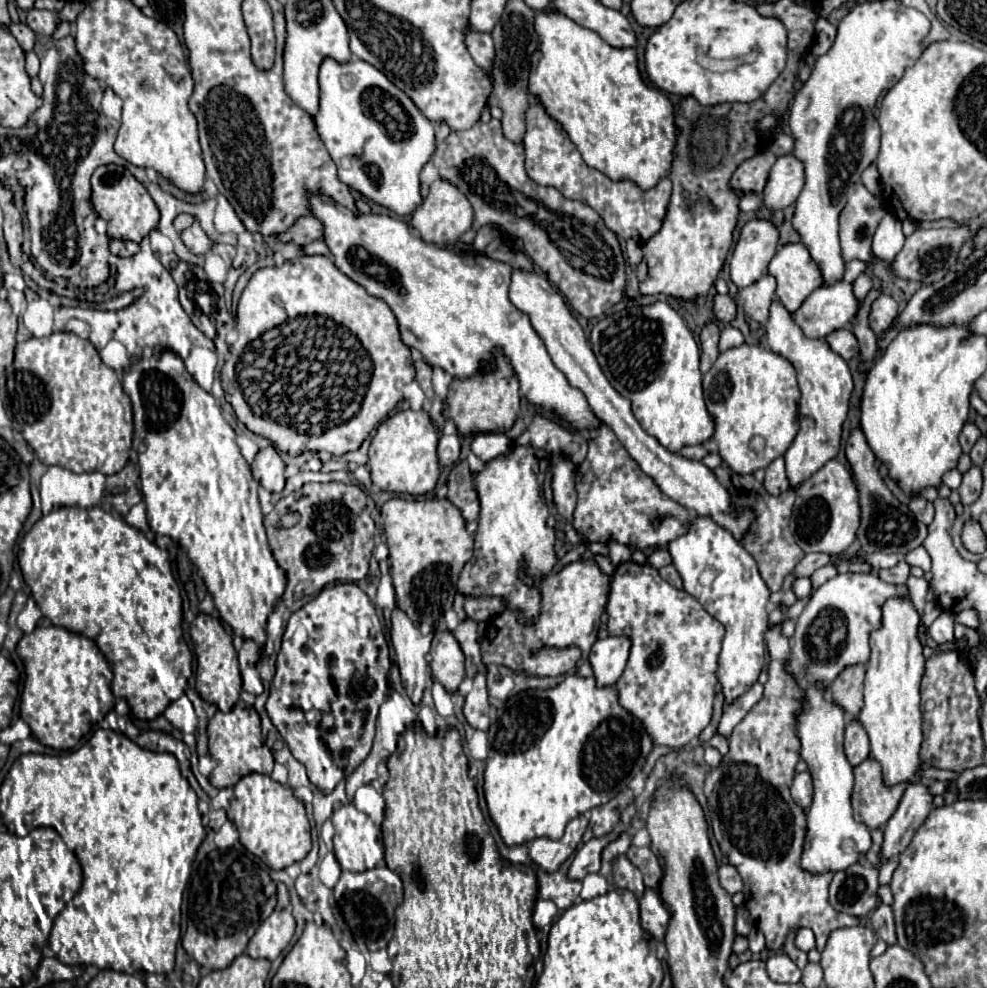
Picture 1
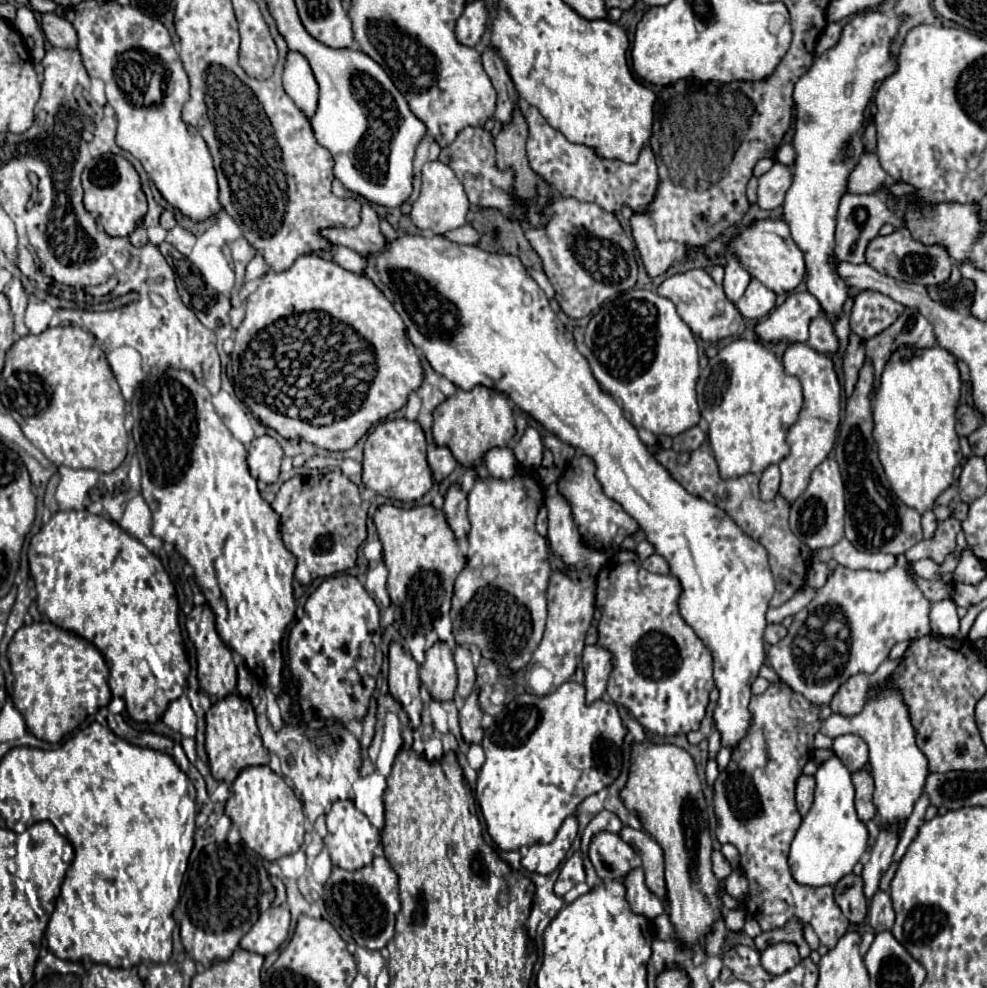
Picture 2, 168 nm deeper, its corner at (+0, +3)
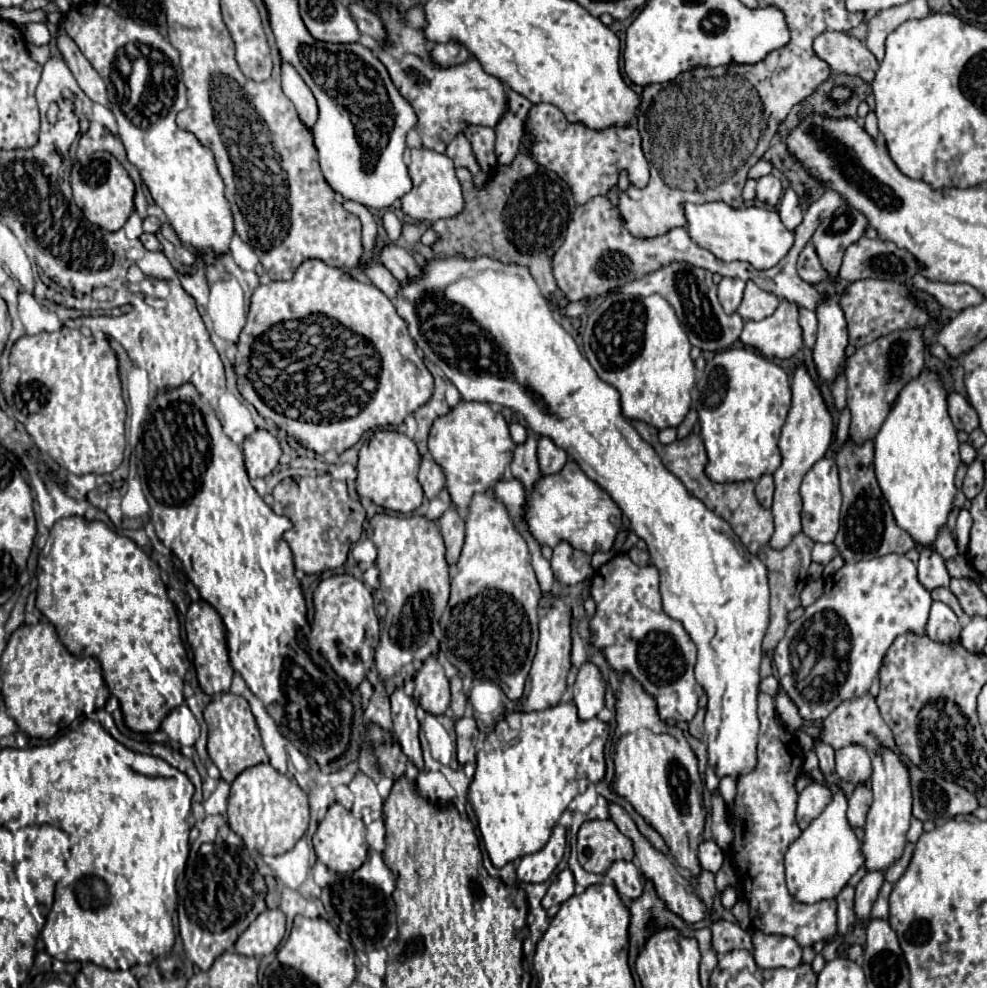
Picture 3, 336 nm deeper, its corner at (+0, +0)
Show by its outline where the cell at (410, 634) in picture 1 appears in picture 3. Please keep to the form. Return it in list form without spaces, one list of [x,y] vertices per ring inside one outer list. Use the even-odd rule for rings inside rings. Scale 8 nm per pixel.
[[[397,687],[391,693],[391,715],[393,715],[393,733],[403,749],[403,753],[415,763],[417,769],[423,767],[421,747],[419,747],[419,721],[417,721],[417,703],[409,697],[403,687]]]

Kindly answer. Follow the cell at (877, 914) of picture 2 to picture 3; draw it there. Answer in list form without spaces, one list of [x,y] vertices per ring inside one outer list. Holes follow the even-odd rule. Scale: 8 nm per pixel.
[[[885,881],[881,891],[879,891],[879,897],[873,905],[873,911],[871,911],[871,919],[889,919],[889,893],[891,893],[891,885]]]

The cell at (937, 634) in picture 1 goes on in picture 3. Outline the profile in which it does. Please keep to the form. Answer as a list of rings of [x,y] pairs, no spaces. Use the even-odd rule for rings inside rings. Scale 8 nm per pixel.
[[[935,601],[931,605],[931,615],[927,621],[927,637],[939,643],[947,643],[947,641],[957,641],[959,633],[961,625],[957,621],[957,615],[945,603]]]

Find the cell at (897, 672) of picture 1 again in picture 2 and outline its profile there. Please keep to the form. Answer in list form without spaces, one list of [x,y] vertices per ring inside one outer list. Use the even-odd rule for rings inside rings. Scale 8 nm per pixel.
[[[887,686],[879,692],[877,698],[871,698],[861,714],[851,718],[827,718],[821,724],[821,734],[829,738],[841,736],[841,732],[851,732],[861,736],[869,746],[869,766],[875,780],[875,792],[873,792],[873,804],[877,810],[877,816],[883,820],[883,826],[901,830],[905,826],[905,820],[911,816],[915,802],[923,794],[923,784],[929,774],[927,770],[927,758],[915,744],[915,730],[909,720],[909,710],[901,698],[901,694]]]

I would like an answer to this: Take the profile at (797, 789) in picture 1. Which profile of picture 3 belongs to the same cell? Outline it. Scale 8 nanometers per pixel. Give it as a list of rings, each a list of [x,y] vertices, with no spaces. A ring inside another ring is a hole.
[[[813,783],[809,787],[805,787],[799,793],[799,803],[797,803],[797,823],[801,829],[805,829],[827,805],[827,801],[831,801],[831,791],[825,785]]]

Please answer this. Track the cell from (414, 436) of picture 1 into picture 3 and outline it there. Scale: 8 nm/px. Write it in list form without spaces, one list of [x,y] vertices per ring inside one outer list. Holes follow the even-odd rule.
[[[377,431],[359,451],[357,493],[389,511],[411,513],[423,501],[423,489],[417,481],[421,455],[413,439],[399,431]]]

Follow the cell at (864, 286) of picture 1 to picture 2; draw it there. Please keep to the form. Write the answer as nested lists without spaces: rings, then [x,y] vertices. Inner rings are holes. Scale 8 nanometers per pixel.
[[[857,334],[849,336],[849,346],[843,358],[843,372],[845,372],[845,396],[851,398],[857,378],[859,378],[859,370],[865,362],[865,350],[863,350],[863,340]]]

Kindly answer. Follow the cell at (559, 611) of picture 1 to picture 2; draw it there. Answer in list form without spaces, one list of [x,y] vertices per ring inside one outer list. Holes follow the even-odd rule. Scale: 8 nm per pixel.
[[[553,572],[547,588],[547,608],[549,608],[547,628],[541,644],[533,652],[533,664],[543,666],[553,674],[553,688],[551,688],[553,692],[557,686],[561,686],[573,676],[581,660],[581,652],[585,648],[585,634],[591,626],[595,610],[595,578],[573,582],[567,574]]]

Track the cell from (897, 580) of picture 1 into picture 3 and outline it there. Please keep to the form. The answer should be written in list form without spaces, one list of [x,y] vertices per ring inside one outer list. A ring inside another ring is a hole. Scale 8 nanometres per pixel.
[[[937,587],[937,589],[933,589],[931,591],[931,597],[937,601],[941,601],[941,603],[945,603],[945,605],[949,605],[959,617],[963,615],[963,609],[961,609],[961,605],[959,605],[959,601],[957,601],[957,597],[947,589],[947,587]]]

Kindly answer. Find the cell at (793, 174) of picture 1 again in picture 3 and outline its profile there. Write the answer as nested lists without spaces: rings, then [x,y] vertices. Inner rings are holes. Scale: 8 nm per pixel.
[[[765,175],[761,179],[757,179],[757,199],[767,205],[767,207],[775,207],[781,201],[783,195],[783,187],[781,181],[773,175]]]

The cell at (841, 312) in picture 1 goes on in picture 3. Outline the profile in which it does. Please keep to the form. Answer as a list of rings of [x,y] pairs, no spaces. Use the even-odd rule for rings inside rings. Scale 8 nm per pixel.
[[[781,299],[777,311],[761,321],[747,321],[739,337],[745,345],[755,347],[765,357],[787,359],[803,347],[799,307]]]

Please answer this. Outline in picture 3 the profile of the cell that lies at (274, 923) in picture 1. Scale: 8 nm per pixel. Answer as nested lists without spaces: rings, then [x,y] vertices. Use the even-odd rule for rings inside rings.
[[[265,909],[237,939],[235,949],[247,957],[273,953],[285,935],[285,915],[279,909]]]

